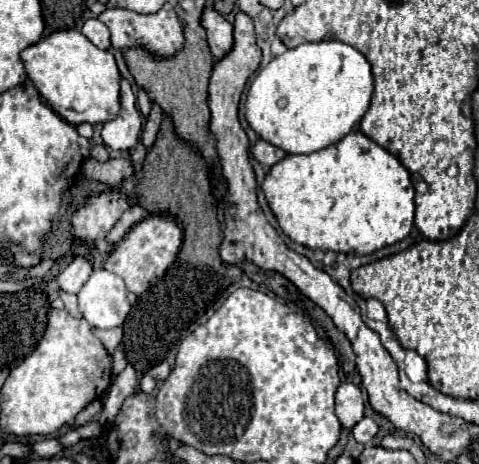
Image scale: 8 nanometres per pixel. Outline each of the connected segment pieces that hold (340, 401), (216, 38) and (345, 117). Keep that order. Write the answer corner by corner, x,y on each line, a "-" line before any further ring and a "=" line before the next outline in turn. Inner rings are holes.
342,383
336,391
336,417
344,429
352,429
364,417
362,391
354,383
=
206,9
202,15
202,25
206,27
206,35
208,35
208,47
212,57
218,61
224,55
228,55
228,51
232,51
234,47
234,33
232,33
232,25
214,9
=
342,41
302,43
274,57
252,81
246,121
268,143
286,153
314,153
338,143
370,107
374,75
368,59

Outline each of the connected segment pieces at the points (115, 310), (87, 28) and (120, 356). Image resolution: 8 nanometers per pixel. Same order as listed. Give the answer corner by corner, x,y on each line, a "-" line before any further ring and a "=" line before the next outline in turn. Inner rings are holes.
94,269
90,279
78,291
78,309
92,327
122,327
130,313
124,279
106,269
=
88,19
82,27
82,33
98,47
98,49
108,49
110,47
110,31
108,27
98,21
98,19
=
118,345
116,351
114,351
110,357
112,357
112,373
114,373
114,375
120,375
120,373
124,371
124,367
128,365
128,361
126,361
126,357
124,357
124,347

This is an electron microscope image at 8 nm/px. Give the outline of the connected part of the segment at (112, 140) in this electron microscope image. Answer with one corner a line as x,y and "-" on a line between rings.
122,79
122,107
114,121
104,123
102,139
114,151
130,151
140,141
142,131
142,113
136,107
136,97
132,93
130,83

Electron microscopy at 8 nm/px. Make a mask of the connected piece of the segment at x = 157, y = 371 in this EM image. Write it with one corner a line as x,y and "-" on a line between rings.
160,361
158,365
150,367
146,373
148,373
148,375
152,375
156,381
162,381
162,379
166,379
166,377
168,377
168,373
170,373
170,365
168,365
166,361

